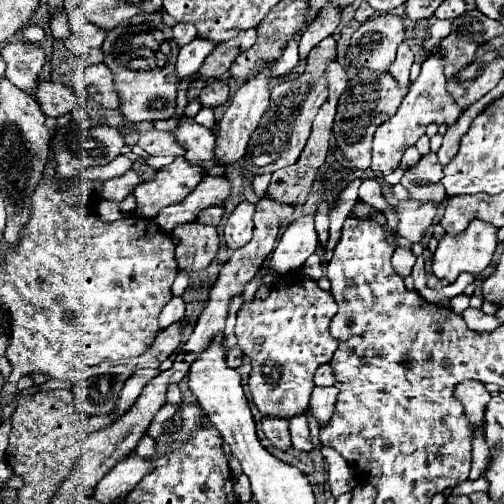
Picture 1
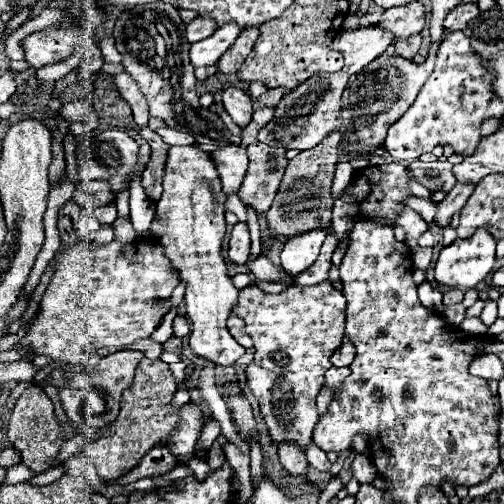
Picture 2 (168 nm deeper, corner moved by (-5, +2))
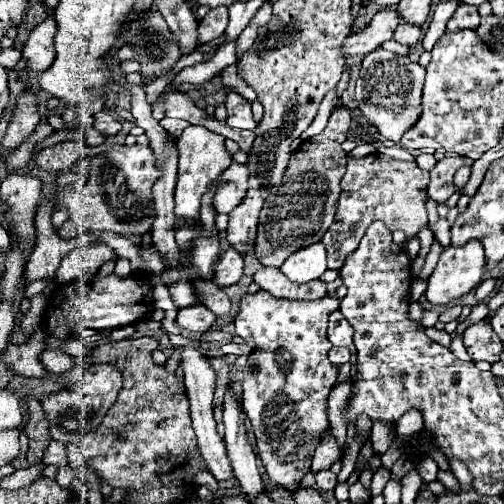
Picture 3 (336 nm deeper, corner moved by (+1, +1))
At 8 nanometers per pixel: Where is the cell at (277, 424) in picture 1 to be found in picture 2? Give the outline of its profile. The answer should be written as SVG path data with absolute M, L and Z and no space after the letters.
M279 444L279 460L281 460L281 466L291 474L291 476L297 476L297 478L303 478L303 480L309 480L307 478L307 458L305 458L305 452L301 448L297 448L295 444Z

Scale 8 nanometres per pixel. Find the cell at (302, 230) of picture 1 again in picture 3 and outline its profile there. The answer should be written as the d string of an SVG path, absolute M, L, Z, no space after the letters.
M321 241L307 245L297 253L291 253L287 261L281 265L281 273L285 273L285 277L295 283L313 281L321 277L325 269L327 261L325 261L325 247L321 245Z

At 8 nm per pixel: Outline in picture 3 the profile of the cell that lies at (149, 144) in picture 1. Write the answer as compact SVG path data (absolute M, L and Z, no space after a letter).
M161 119L159 121L163 127L165 127L165 131L169 133L169 135L173 135L173 137L179 137L181 133L183 133L183 129L189 125L187 121L181 121L181 119Z

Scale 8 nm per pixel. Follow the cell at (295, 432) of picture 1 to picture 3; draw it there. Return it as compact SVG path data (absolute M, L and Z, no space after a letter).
M329 469L317 471L317 473L315 473L315 481L317 481L317 487L319 487L321 491L333 491L335 485L337 485L337 477L335 477L335 473L329 471Z

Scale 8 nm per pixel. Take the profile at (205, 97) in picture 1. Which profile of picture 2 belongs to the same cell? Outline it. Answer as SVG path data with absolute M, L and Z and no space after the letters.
M235 86L227 88L223 92L223 106L239 128L245 128L253 118L251 96L247 92L243 92L241 88L235 88Z

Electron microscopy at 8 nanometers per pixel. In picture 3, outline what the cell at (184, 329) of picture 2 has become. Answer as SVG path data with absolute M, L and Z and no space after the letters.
M199 303L179 309L177 313L177 325L193 333L205 333L213 327L213 323L215 323L215 315L205 305Z

